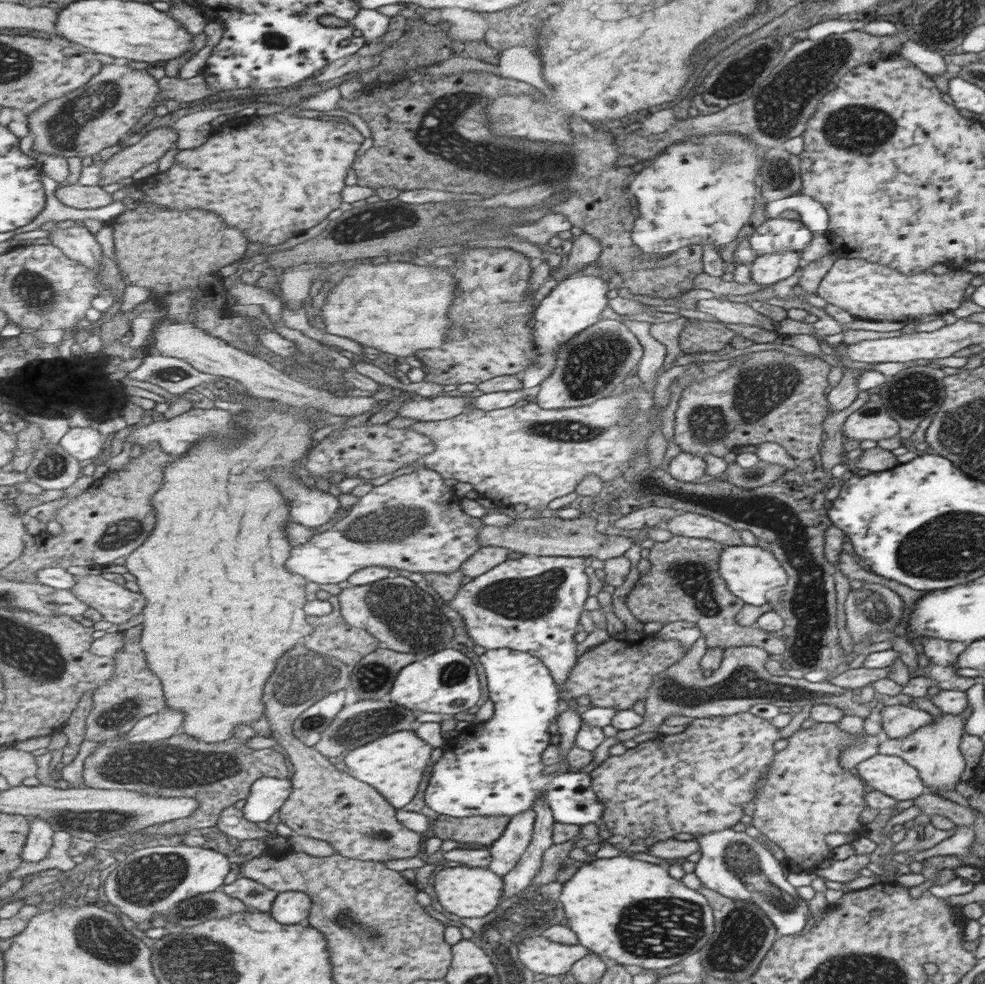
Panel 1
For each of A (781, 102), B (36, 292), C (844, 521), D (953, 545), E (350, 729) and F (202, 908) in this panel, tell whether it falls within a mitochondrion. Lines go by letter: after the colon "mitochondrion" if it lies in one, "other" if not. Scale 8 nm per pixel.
A: mitochondrion
B: mitochondrion
C: other
D: mitochondrion
E: mitochondrion
F: mitochondrion

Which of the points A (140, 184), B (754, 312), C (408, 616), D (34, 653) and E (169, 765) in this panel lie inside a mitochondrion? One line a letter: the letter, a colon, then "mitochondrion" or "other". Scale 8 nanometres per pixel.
A: other
B: other
C: mitochondrion
D: mitochondrion
E: mitochondrion

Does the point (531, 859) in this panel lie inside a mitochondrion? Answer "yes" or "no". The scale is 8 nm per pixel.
no

